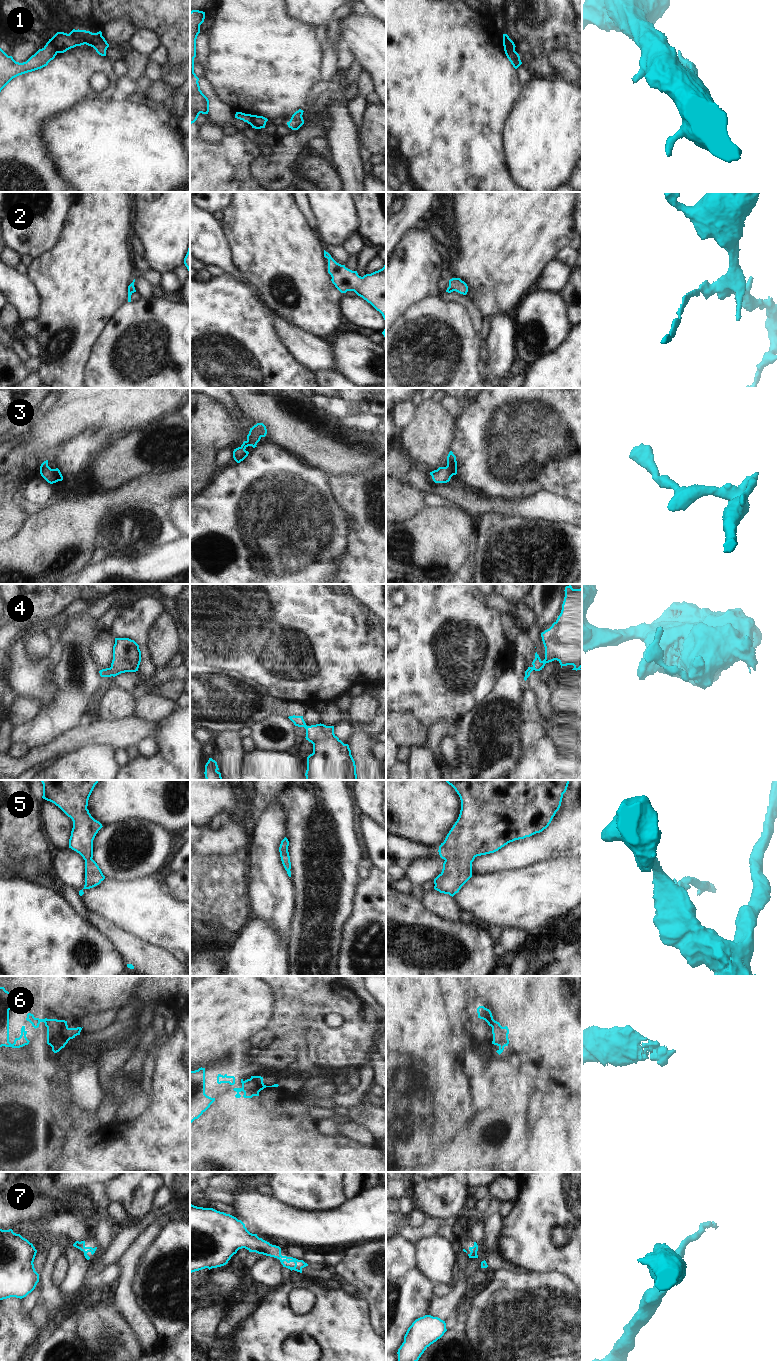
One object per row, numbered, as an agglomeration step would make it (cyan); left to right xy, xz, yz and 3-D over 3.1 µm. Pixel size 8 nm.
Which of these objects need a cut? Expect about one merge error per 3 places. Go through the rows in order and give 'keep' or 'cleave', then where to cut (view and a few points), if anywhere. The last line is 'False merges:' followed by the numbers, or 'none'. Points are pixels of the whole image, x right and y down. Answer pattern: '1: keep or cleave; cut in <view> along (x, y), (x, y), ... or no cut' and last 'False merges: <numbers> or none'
1: cleave; cut in xy along (49, 40), (57, 52)
2: keep; no cut
3: keep; no cut
4: keep; no cut
5: keep; no cut
6: keep; no cut
7: keep; no cut
False merges: 1

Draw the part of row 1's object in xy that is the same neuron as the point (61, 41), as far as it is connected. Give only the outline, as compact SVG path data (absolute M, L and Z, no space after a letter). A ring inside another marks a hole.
M73 29L69 34L57 32L49 41L57 53L64 53L71 48L86 44L93 47L99 55L106 56L106 50L109 47L101 31L92 33Z

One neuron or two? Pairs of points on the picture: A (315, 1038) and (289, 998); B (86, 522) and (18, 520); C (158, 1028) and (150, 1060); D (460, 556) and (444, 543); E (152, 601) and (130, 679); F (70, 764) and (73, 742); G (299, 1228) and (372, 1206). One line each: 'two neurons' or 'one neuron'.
A: one neuron
B: two neurons
C: one neuron
D: one neuron
E: two neurons
F: two neurons
G: one neuron

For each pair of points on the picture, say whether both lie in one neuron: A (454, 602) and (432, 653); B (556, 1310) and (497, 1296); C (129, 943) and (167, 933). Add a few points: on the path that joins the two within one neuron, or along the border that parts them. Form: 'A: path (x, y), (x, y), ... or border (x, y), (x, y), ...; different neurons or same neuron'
A: path (443, 615), (443, 640); same neuron
B: path (541, 1310), (512, 1310); same neuron
C: border (121, 928), (147, 942), (164, 948); different neurons

